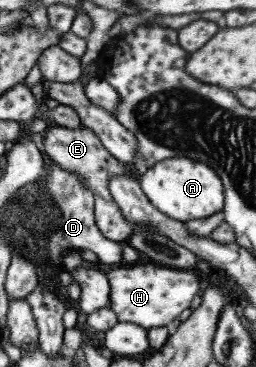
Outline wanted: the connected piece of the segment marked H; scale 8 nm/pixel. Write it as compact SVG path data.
M134 266L110 270L106 274L110 282L109 302L116 312L117 323L131 323L146 330L150 328L170 327L184 309L189 308L192 298L200 292L197 276L187 270L172 270L158 266Z

